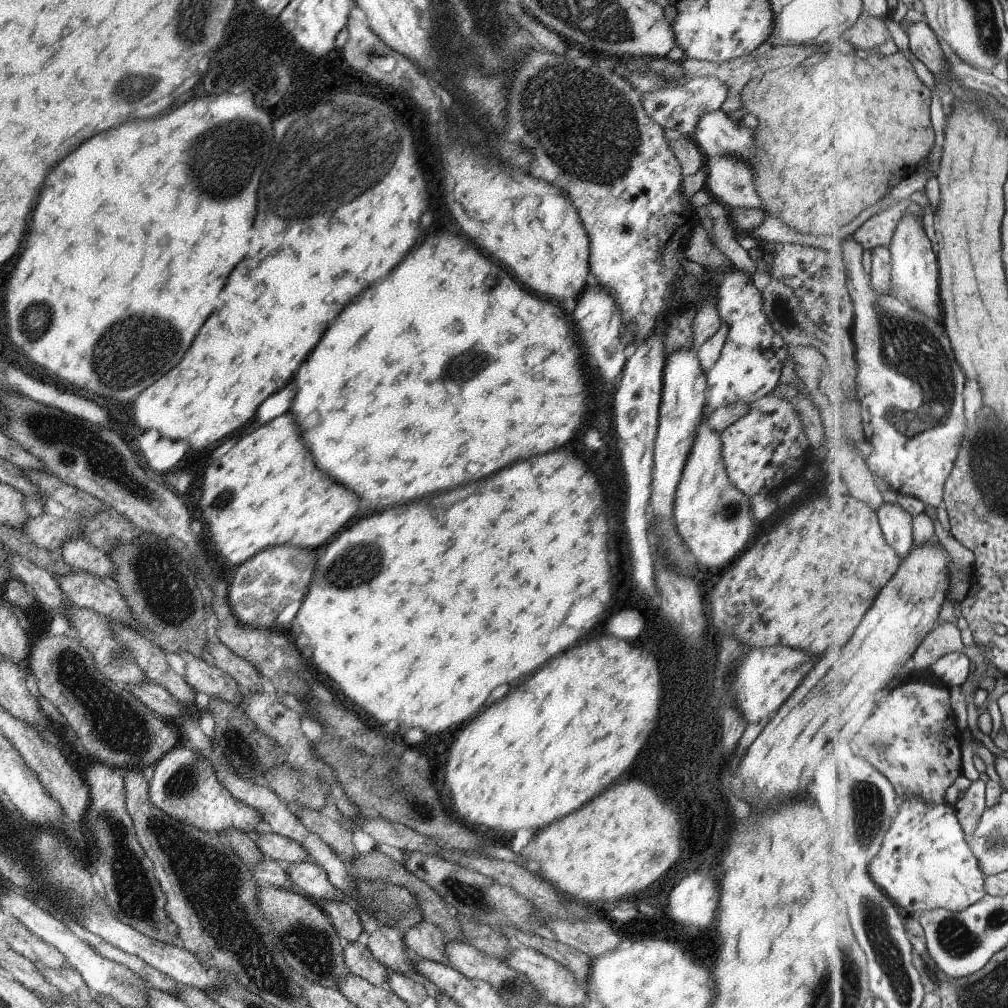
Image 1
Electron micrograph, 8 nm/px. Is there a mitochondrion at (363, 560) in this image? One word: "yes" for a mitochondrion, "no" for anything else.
yes

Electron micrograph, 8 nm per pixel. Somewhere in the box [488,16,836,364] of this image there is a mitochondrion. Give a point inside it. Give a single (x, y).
(585, 126)

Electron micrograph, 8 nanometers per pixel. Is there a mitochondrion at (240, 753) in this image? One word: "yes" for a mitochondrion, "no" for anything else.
yes

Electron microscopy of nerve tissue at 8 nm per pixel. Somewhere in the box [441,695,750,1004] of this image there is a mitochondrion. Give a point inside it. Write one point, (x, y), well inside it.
(475, 897)

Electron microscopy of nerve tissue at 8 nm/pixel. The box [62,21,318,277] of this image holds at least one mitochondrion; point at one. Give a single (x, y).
(217, 173)

